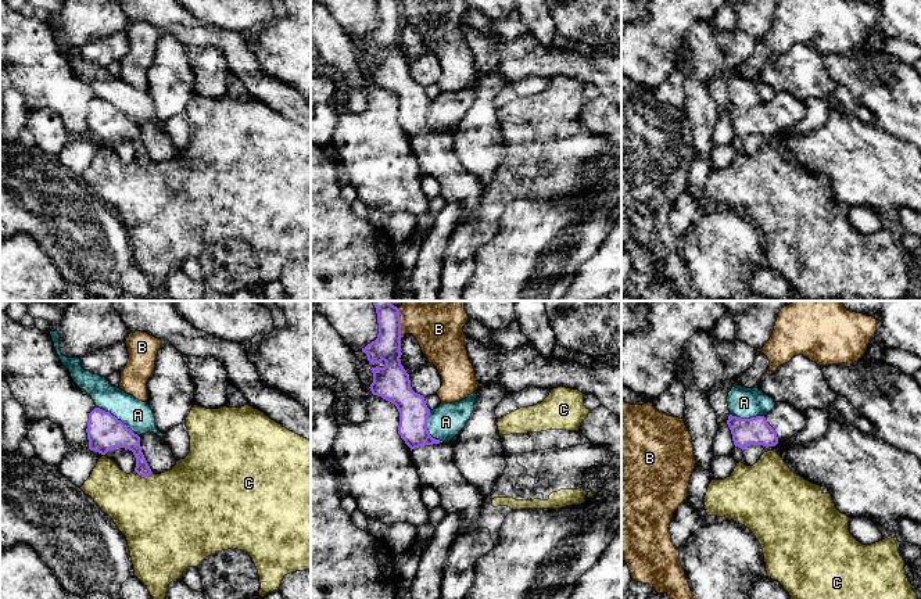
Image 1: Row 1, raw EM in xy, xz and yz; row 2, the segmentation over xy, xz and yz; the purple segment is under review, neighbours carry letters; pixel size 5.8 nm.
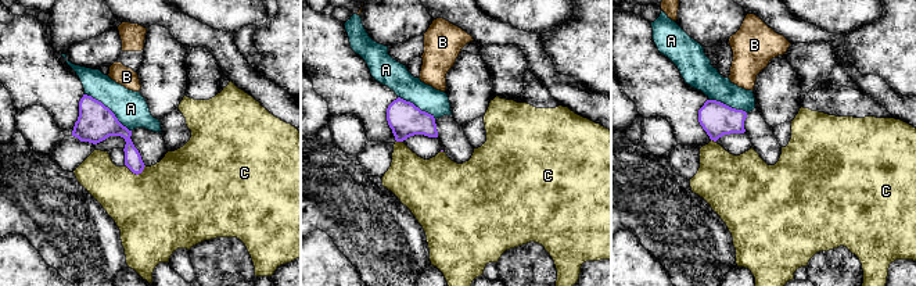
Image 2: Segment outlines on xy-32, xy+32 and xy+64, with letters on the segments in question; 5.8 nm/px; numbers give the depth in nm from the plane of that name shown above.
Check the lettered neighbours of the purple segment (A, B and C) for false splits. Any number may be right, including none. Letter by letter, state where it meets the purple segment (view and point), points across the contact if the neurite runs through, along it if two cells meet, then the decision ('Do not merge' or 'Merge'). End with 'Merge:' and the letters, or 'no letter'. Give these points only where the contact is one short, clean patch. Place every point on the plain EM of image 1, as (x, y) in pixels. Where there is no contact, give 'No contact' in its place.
A: Touches purple at xy (115, 107). Boundary: xy (96, 96), (108, 100), (138, 125). Do not merge
B: Touches purple at xz (400, 13). Do not merge
C: Touches purple at xy (143, 165). Do not merge
Merge: no letter

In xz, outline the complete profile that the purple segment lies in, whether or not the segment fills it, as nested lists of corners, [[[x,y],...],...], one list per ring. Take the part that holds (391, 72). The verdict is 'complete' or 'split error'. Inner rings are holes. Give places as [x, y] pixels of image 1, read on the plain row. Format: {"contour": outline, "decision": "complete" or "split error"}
{"contour": [[[376,0],[379,24],[362,37],[370,53],[386,51],[384,57],[372,57],[373,85],[394,93],[399,101],[398,123],[411,137],[412,154],[422,175],[433,176],[441,186],[447,202],[459,205],[459,223],[479,218],[484,186],[463,166],[455,155],[452,132],[442,132],[430,125],[427,110],[430,98],[424,86],[411,76],[409,64],[401,54],[401,6],[399,0]]], "decision": "split error"}

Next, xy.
{"contour": [[[94,97],[89,103],[86,122],[90,140],[105,144],[117,137],[129,139],[136,147],[135,161],[144,168],[153,162],[141,141],[140,126],[110,101]]], "decision": "complete"}

